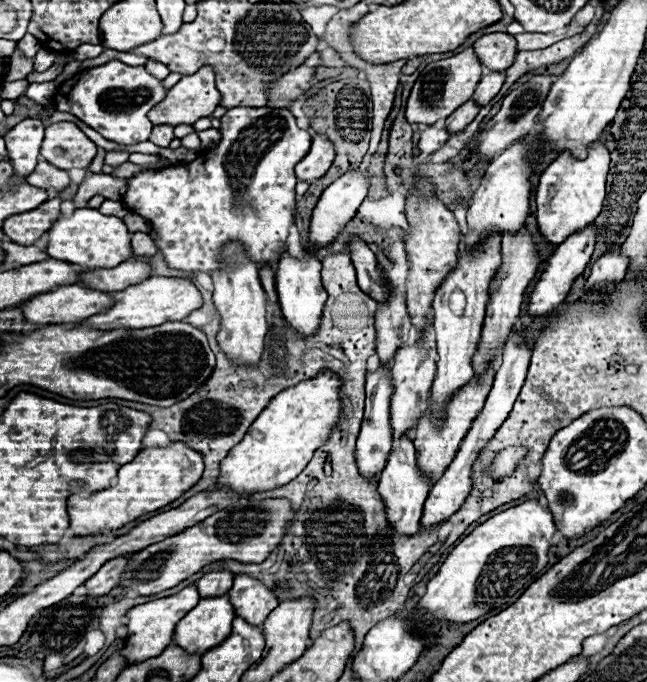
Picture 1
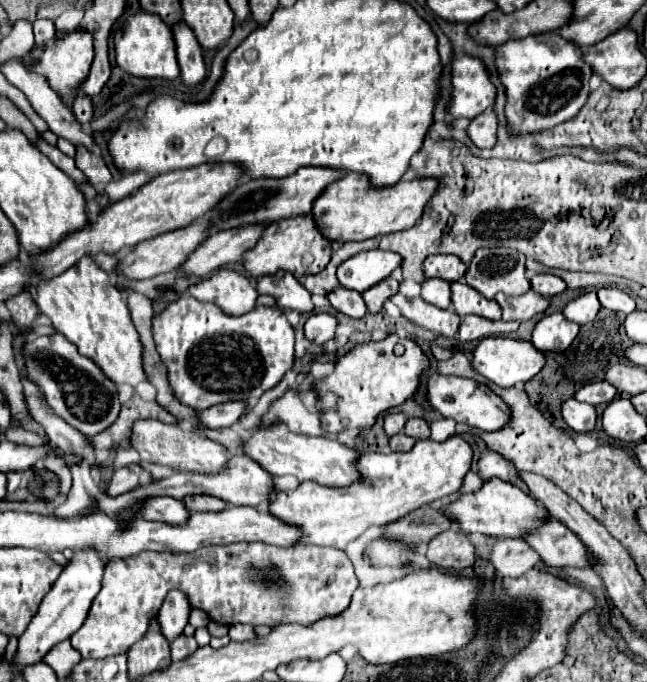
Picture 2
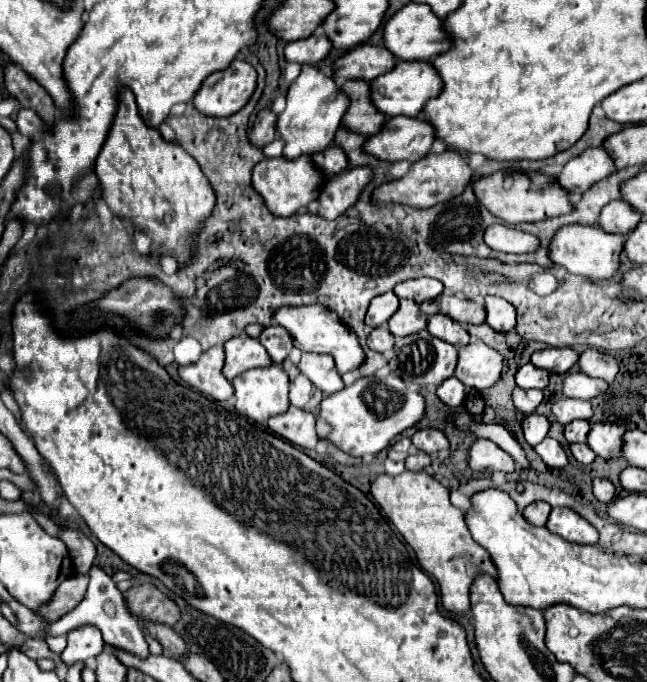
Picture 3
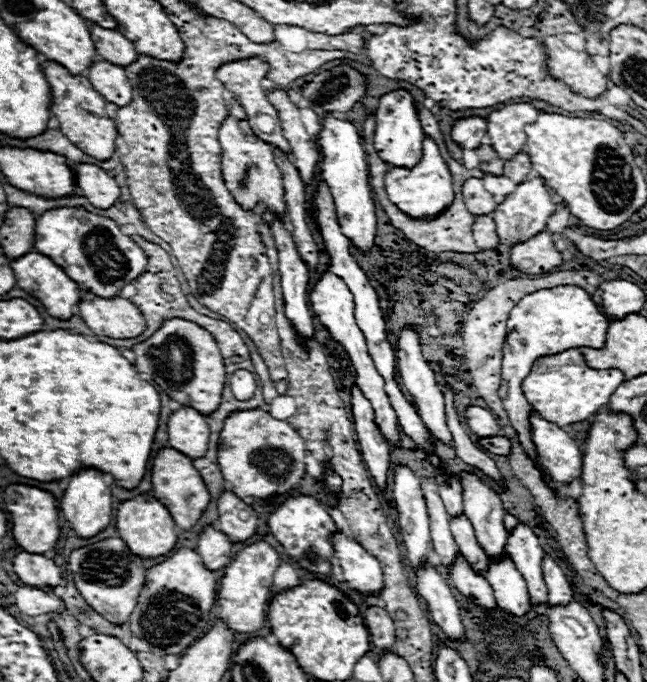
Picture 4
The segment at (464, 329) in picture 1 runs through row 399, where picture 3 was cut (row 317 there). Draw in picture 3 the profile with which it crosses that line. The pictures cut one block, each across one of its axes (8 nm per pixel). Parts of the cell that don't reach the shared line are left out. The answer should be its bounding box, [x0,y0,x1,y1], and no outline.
[428,314,470,348]

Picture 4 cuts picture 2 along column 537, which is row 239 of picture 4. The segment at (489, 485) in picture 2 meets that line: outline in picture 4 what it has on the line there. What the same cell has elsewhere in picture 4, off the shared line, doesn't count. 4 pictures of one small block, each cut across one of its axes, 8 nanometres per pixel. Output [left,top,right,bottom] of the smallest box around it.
[490,178,556,244]

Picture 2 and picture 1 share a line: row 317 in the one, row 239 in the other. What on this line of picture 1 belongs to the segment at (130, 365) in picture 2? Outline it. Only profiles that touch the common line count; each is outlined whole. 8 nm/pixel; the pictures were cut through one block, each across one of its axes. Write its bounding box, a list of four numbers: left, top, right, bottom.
[46,208,132,268]

